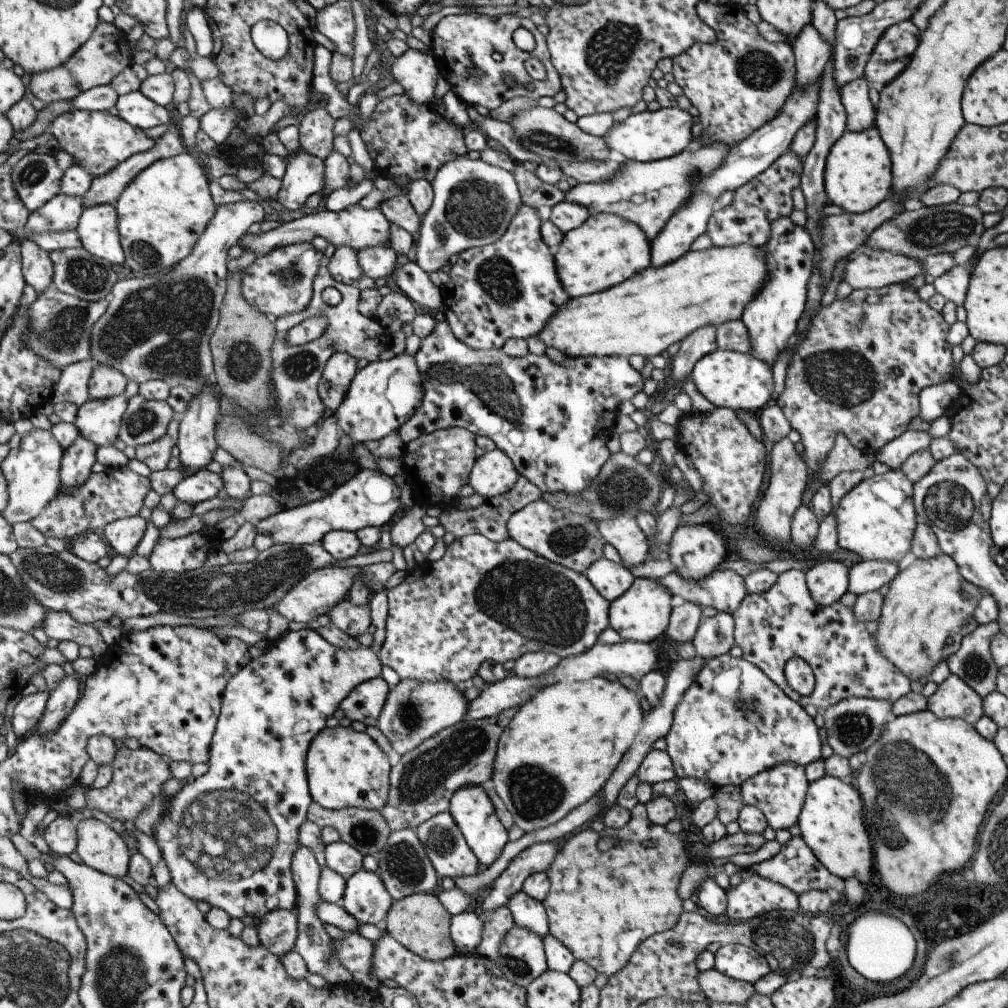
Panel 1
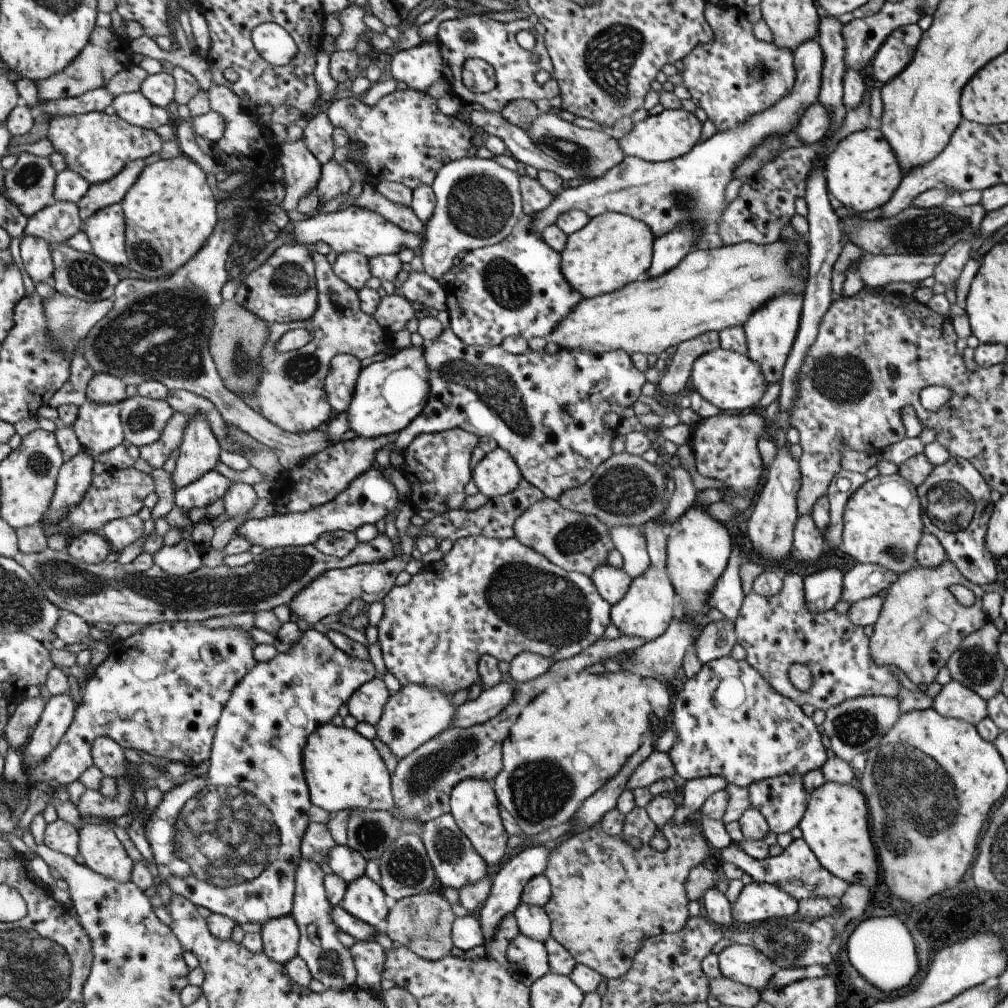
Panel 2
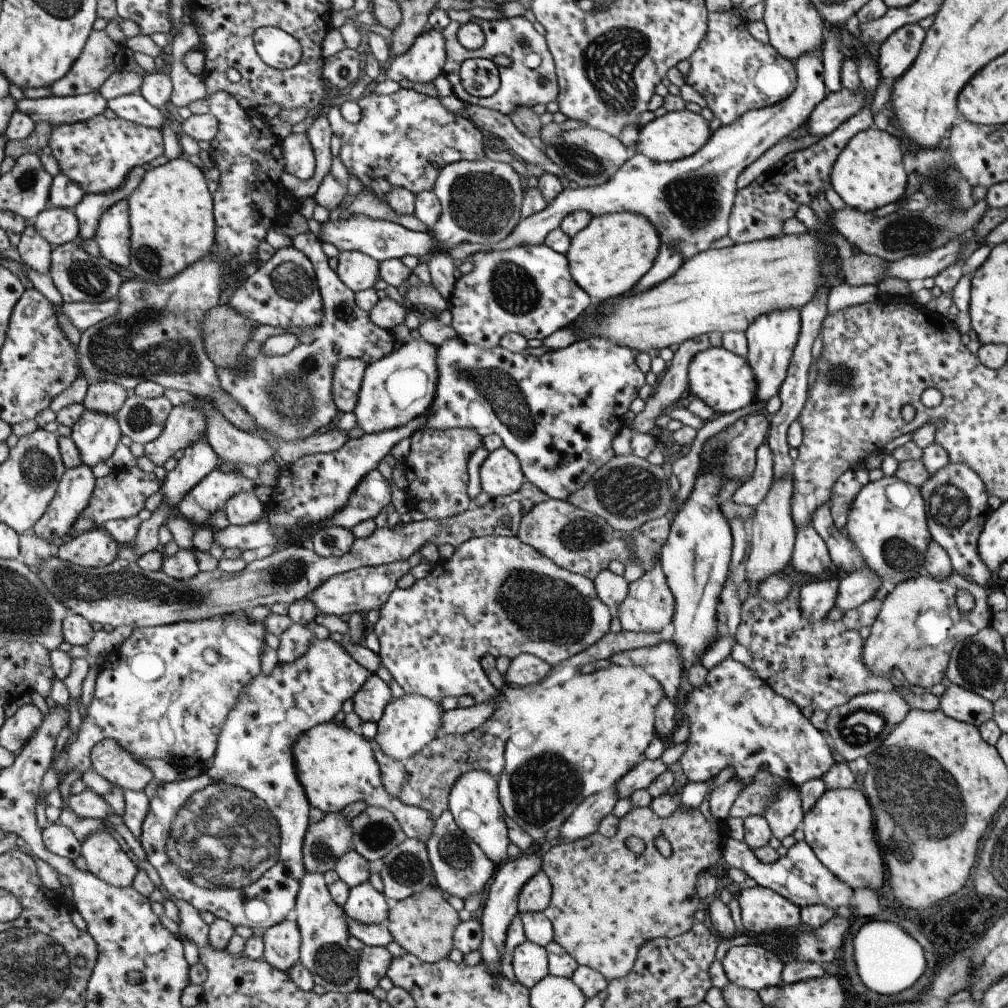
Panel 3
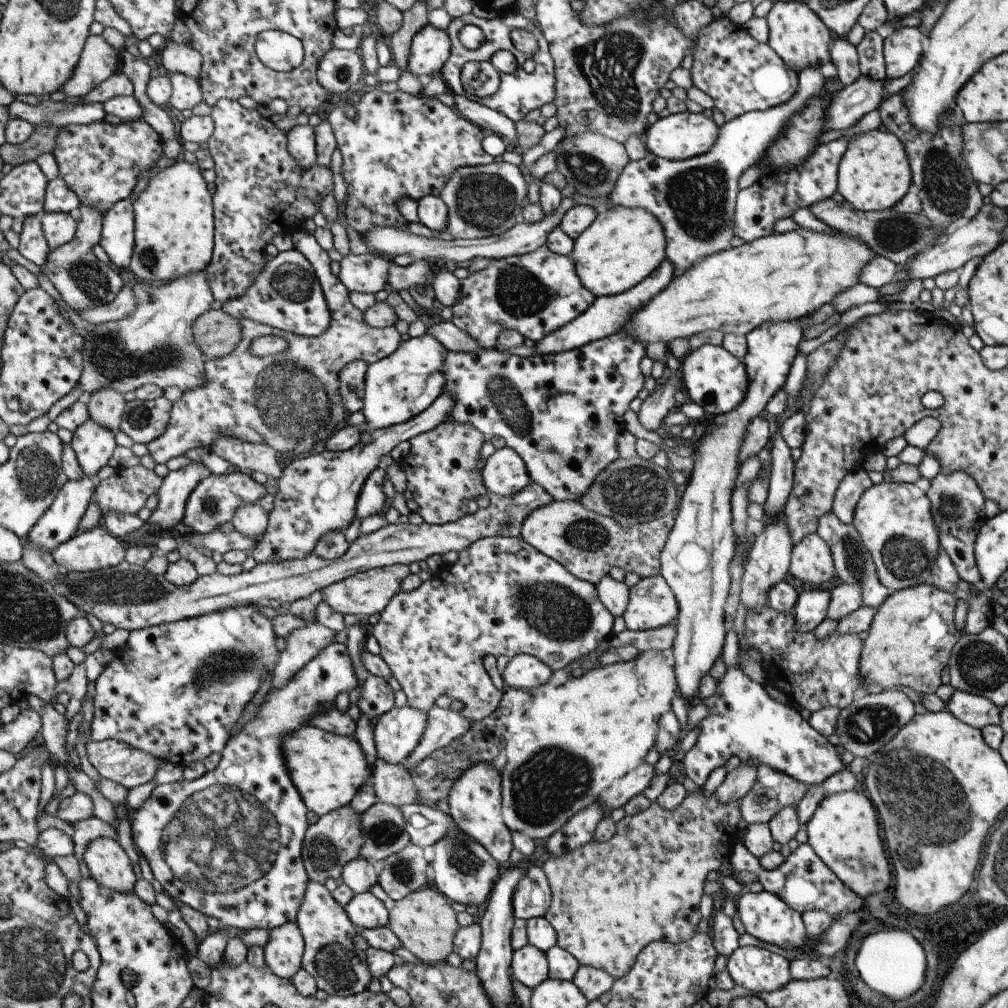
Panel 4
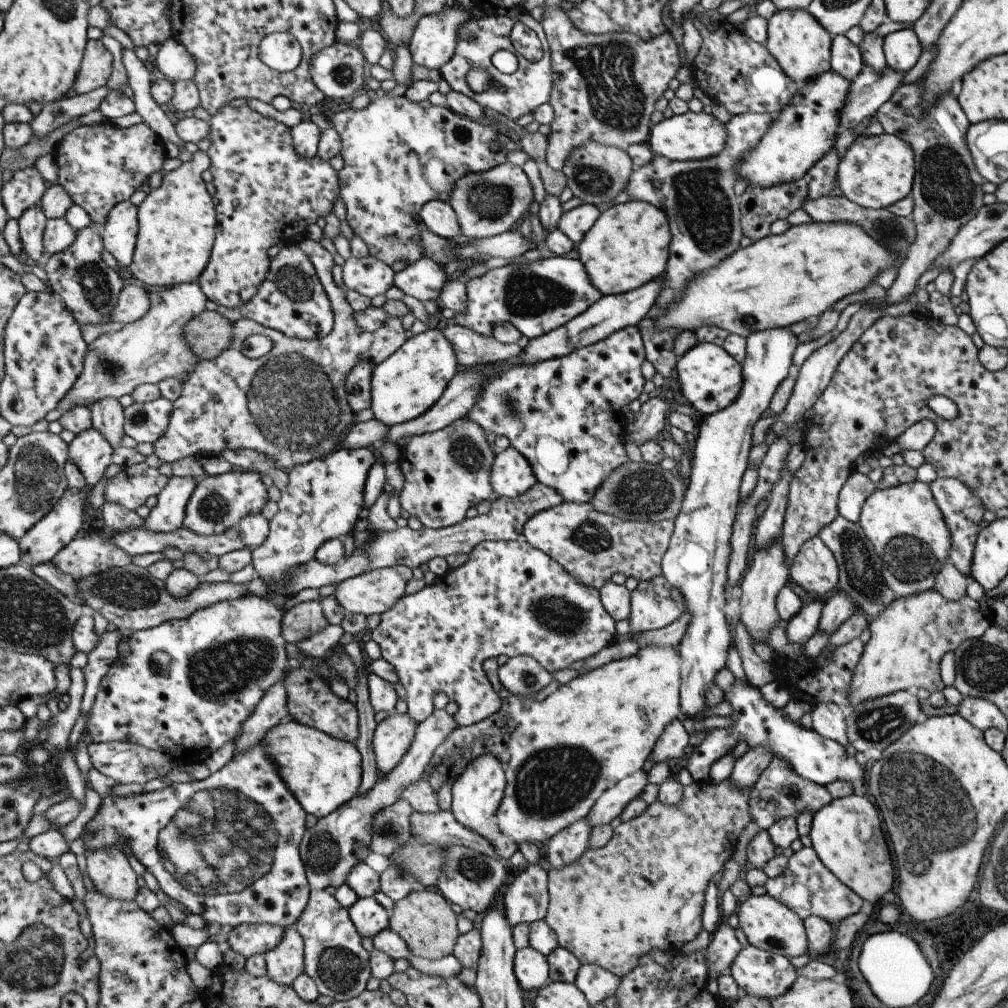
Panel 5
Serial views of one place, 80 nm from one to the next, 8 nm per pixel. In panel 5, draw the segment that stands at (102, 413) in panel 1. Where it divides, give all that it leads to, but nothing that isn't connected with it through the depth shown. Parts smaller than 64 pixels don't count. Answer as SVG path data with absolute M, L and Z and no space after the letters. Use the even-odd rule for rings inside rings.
M95 428L76 435L69 445L70 459L85 476L88 486L99 484L114 459L114 446Z

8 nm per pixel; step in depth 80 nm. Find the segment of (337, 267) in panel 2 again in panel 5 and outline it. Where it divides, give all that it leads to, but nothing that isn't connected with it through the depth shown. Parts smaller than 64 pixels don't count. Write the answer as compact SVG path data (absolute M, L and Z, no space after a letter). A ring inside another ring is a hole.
M371 254L360 259L351 256L342 270L346 288L359 291L370 299L389 292L395 285L395 270Z

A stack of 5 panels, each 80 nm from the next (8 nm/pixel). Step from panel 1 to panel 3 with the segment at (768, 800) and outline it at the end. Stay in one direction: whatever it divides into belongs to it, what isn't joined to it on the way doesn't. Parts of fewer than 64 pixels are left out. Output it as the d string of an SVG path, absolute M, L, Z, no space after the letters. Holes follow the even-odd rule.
M789 784L778 791L778 796L768 804L763 818L767 821L772 836L781 840L800 827L804 813L801 811L798 788Z

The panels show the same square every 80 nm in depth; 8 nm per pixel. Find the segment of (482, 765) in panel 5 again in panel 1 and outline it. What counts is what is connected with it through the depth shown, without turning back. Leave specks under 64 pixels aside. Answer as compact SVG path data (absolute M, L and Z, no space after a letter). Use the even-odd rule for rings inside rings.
M481 785L462 786L451 799L450 813L458 821L467 842L474 849L474 853L478 856L480 862L487 864L487 866L495 864L495 860L501 856L503 848L509 842L509 832L499 818L494 801L490 794L485 791L485 788Z

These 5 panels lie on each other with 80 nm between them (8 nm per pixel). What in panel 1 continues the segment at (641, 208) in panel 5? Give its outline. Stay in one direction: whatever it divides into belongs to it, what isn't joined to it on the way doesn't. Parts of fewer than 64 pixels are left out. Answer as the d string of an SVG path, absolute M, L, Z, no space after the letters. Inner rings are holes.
M611 213L588 215L573 230L567 231L554 254L558 279L572 297L598 293L650 266L650 242L630 220Z

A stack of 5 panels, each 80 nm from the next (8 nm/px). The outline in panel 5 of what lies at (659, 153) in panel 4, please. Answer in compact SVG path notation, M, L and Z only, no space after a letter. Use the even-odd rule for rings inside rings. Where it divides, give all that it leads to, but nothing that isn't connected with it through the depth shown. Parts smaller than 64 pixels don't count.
M687 111L682 115L672 115L656 125L652 124L646 146L655 154L669 161L700 161L717 156L726 143L726 128L713 115L692 113Z

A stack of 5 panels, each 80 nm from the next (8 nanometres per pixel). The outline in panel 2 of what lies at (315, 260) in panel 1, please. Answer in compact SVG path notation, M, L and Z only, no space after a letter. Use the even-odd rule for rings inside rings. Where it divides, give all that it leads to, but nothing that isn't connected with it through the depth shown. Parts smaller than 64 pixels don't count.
M297 242L281 245L261 266L245 277L234 299L269 324L312 319L320 301L312 252L307 245Z

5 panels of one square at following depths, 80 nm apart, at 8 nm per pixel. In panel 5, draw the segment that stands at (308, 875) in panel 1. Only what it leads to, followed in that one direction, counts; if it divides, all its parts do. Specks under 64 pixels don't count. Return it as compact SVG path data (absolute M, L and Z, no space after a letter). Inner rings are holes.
M312 890L310 902L295 926L305 941L307 974L313 977L320 993L335 1001L348 1001L358 997L372 976L370 952L365 950L361 935L345 908L335 895L327 890Z

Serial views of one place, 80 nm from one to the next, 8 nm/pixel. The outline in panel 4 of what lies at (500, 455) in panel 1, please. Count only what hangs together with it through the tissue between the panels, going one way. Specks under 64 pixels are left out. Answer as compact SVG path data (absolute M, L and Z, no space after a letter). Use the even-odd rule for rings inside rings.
M509 446L488 457L482 475L491 495L504 497L518 495L533 482L523 457Z

